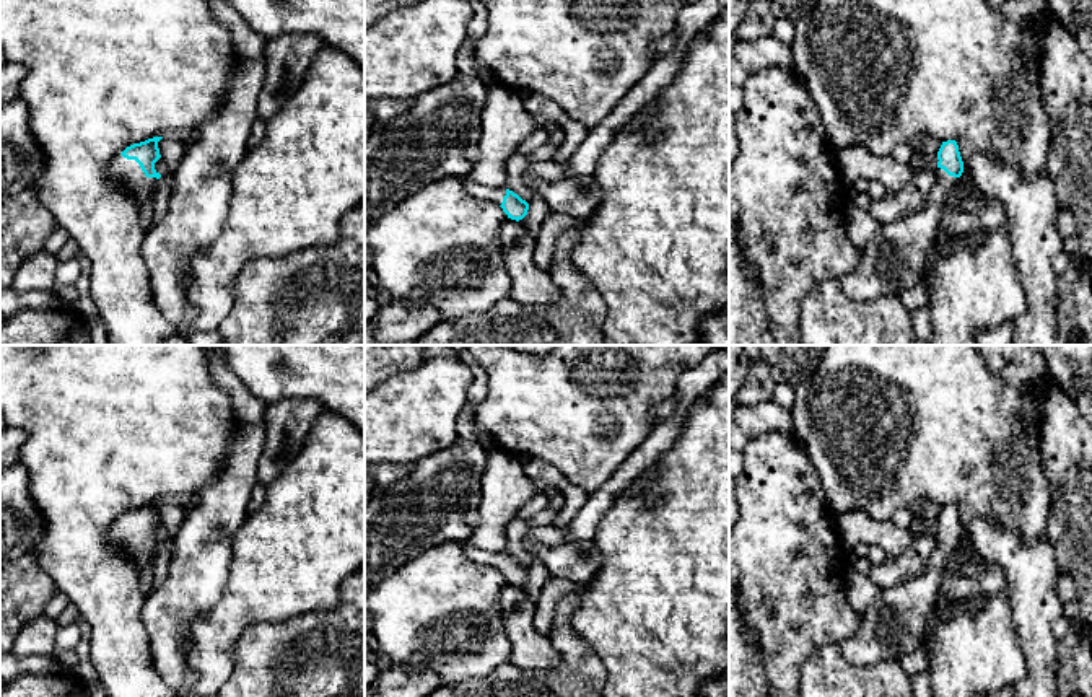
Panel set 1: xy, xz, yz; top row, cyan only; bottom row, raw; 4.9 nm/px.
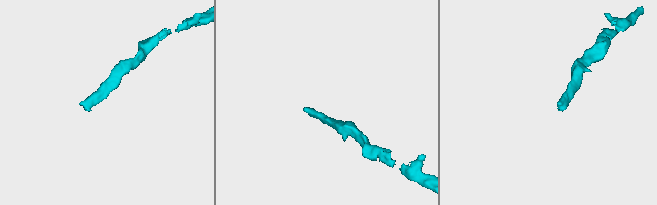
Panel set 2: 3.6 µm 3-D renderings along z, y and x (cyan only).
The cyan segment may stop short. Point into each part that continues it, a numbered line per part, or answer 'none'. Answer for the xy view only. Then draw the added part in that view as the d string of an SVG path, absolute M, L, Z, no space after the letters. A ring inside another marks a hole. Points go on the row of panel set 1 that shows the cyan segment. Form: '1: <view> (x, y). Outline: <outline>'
1: xy (127, 175). Outline: M122 155L111 161L109 176L119 186L117 194L130 195L138 208L158 181L156 178L146 178L135 160L127 160Z

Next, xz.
1: xz (493, 194). Outline: M469 174L462 178L462 182L469 194L482 200L490 200L496 205L501 205L503 197L506 195L506 187L488 187L488 186L478 184Z

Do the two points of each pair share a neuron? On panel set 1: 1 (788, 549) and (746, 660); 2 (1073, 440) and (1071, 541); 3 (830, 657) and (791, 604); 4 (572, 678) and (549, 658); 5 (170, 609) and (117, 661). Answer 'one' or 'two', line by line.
1: two
2: one
3: two
4: two
5: two

